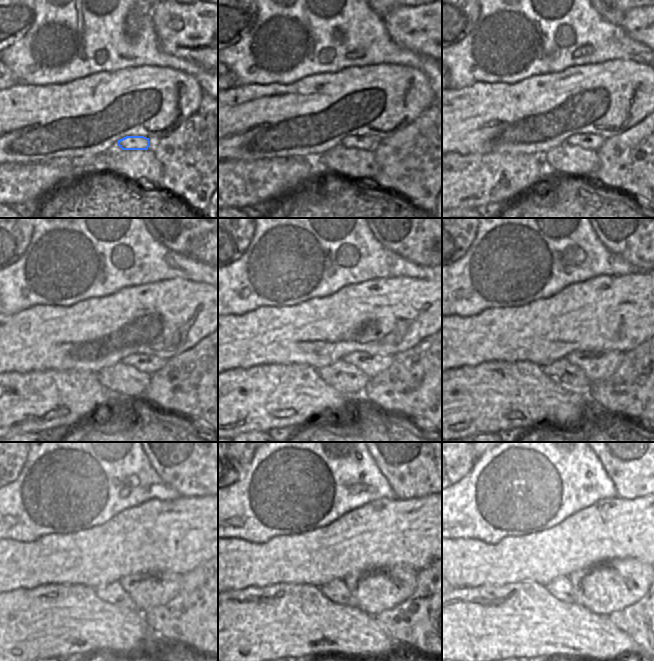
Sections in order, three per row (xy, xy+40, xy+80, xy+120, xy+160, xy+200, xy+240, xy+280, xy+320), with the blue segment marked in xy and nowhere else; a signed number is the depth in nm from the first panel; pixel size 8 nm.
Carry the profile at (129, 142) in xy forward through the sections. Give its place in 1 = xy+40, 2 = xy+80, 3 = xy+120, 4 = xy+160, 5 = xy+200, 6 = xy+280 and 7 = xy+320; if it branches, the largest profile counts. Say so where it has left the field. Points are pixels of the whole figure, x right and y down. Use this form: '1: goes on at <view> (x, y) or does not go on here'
1: goes on at xy+40 (359, 142)
2: goes on at xy+80 (587, 141)
3: goes on at xy+120 (148, 364)
4: goes on at xy+160 (370, 364)
5: goes on at xy+200 (597, 366)
6: goes on at xy+280 (374, 591)
7: goes on at xy+320 (604, 588)

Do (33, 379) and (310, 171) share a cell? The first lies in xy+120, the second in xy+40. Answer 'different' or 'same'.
same

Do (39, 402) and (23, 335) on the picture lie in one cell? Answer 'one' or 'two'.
two

